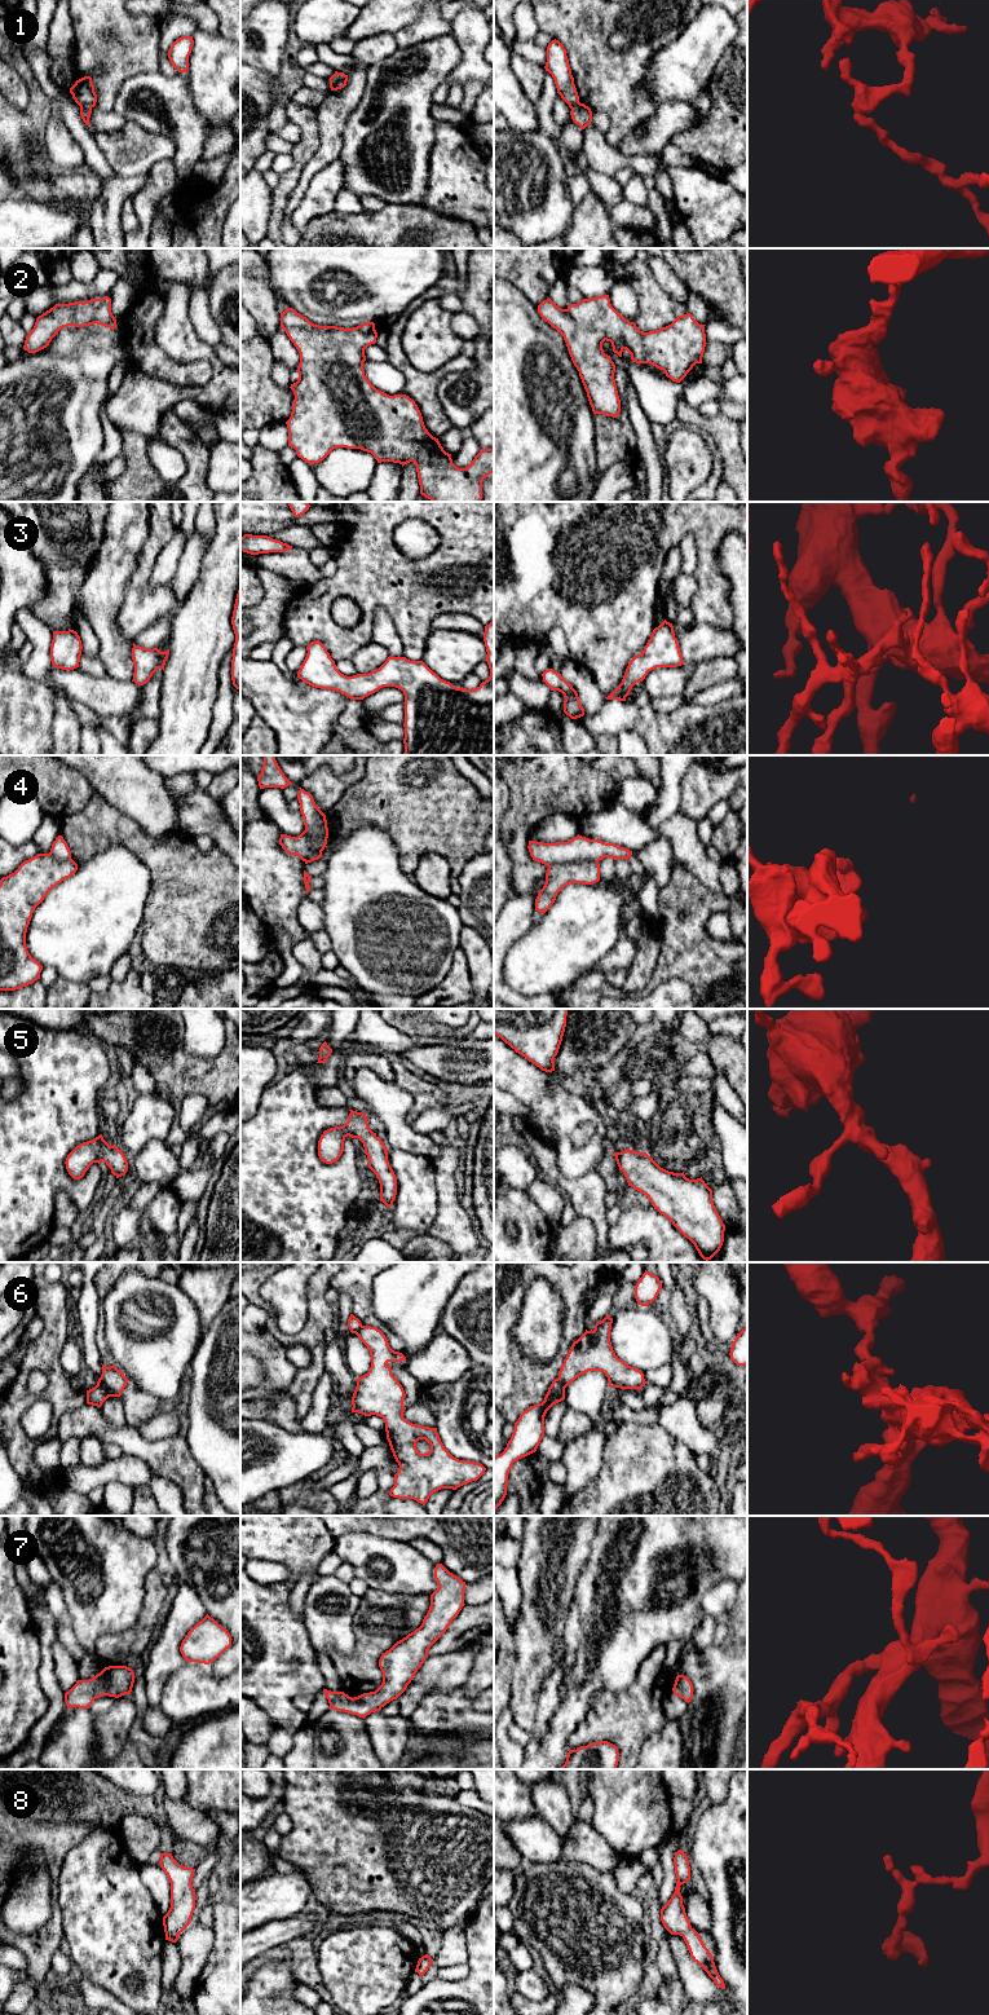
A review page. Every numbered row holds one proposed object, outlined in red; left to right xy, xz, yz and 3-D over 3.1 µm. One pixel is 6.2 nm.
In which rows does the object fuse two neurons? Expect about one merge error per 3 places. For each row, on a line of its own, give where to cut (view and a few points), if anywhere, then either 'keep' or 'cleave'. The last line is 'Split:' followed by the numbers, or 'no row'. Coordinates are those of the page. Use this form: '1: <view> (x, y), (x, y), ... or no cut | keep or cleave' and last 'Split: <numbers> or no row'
1: xy (80, 105), (91, 107) | cleave
2: no cut | keep
3: no cut | keep
4: yz (597, 860), (570, 860), (548, 867) | cleave
5: no cut | keep
6: xy (100, 1378), (111, 1396) | cleave
7: no cut | keep
8: yz (691, 1927), (681, 1935) | cleave
Split: 1, 4, 6, 8

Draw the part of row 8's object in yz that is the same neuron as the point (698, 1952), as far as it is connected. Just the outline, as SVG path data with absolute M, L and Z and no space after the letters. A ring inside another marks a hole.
M690 1928L683 1935L683 1939L689 1949L693 1961L703 1967L703 1970L719 1988L725 1989L724 1980L720 1977L716 1970L712 1954L705 1946L703 1941L699 1937L699 1934L694 1928Z

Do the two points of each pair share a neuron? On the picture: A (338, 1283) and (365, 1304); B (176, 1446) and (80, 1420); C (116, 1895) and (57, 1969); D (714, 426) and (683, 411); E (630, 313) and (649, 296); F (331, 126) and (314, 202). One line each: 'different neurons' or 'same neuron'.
A: same neuron
B: same neuron
C: different neurons
D: same neuron
E: different neurons
F: different neurons

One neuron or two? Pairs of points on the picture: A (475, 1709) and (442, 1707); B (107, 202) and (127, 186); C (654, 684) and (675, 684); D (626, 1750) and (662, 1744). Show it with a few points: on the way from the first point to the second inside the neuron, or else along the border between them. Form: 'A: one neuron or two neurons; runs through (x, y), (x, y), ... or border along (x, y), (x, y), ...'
A: one neuron; runs through (467, 1709), (450, 1709)
B: one neuron; runs through (113, 197), (122, 189)
C: one neuron; runs through (659, 684), (670, 684)
D: two neurons; border along (662, 1725), (647, 1738), (638, 1755)

